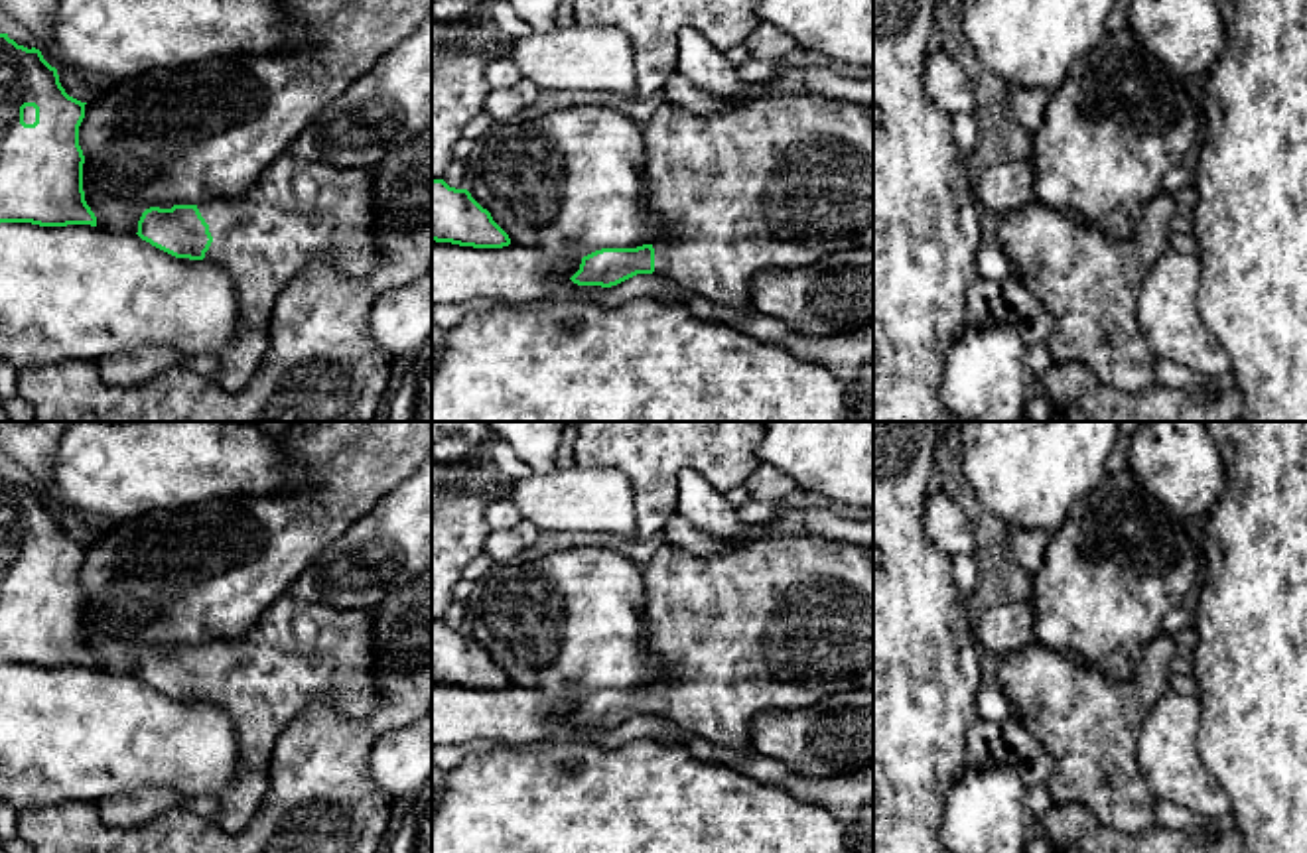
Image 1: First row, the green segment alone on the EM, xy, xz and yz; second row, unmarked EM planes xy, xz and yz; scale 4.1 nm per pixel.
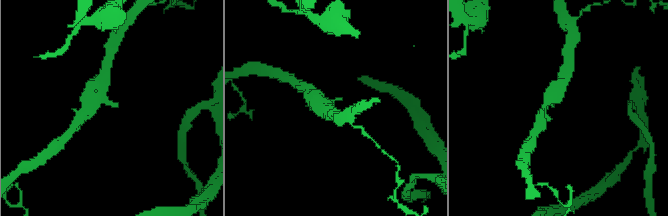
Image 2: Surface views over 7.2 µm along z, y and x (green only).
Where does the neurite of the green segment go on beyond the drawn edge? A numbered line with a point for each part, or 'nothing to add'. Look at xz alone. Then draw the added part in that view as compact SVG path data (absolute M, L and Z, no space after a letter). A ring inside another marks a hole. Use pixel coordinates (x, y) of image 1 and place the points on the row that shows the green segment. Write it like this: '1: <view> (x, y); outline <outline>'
1: xz (787, 180); outline M810 91L794 95L771 95L759 100L727 106L702 116L682 106L660 102L649 122L641 126L645 142L645 195L649 207L662 219L664 232L653 244L654 276L668 278L680 288L714 303L747 309L751 307L751 280L769 266L796 268L852 248L873 248L873 106L822 97Z

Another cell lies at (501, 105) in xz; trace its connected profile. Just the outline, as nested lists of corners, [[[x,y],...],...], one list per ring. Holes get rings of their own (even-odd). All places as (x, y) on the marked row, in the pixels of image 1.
[[[526,79],[509,89],[491,89],[483,110],[493,118],[493,122],[509,122],[520,110],[530,106],[538,93],[540,89]]]

